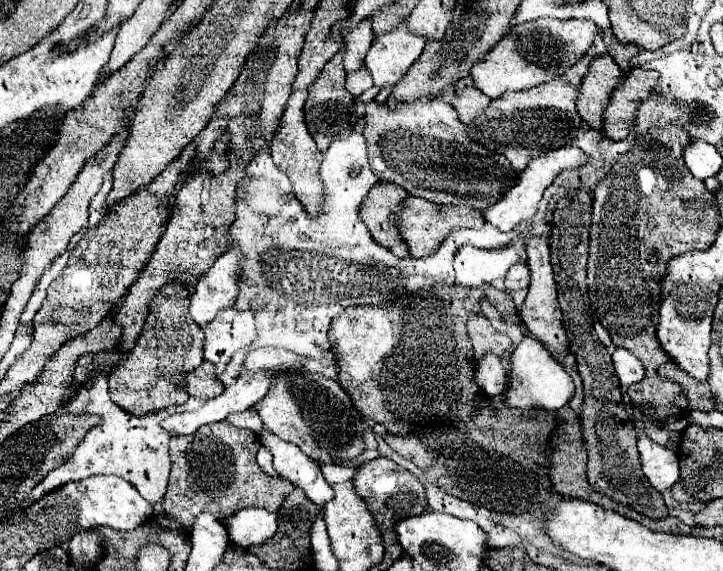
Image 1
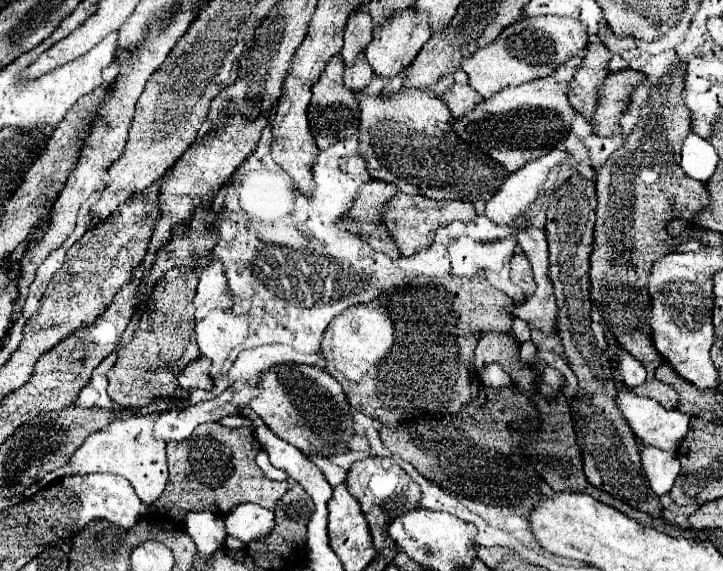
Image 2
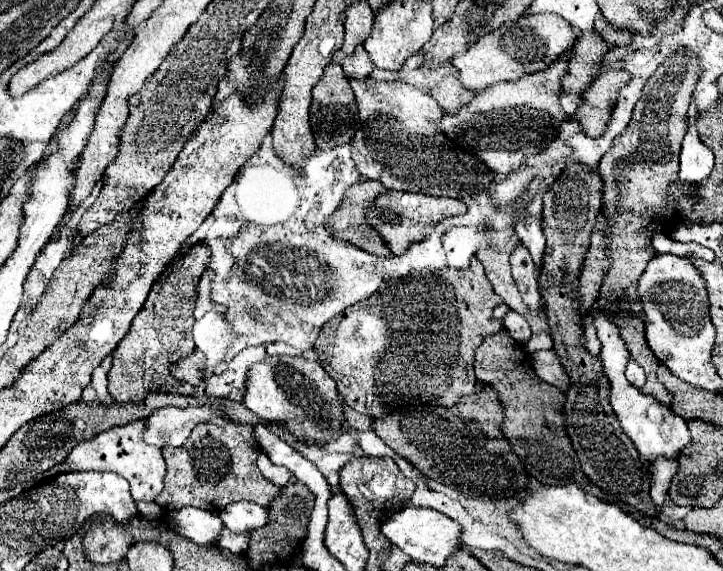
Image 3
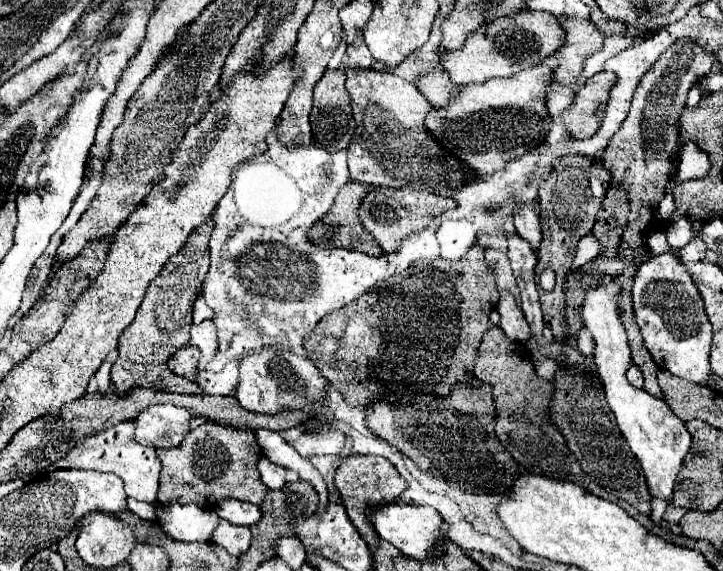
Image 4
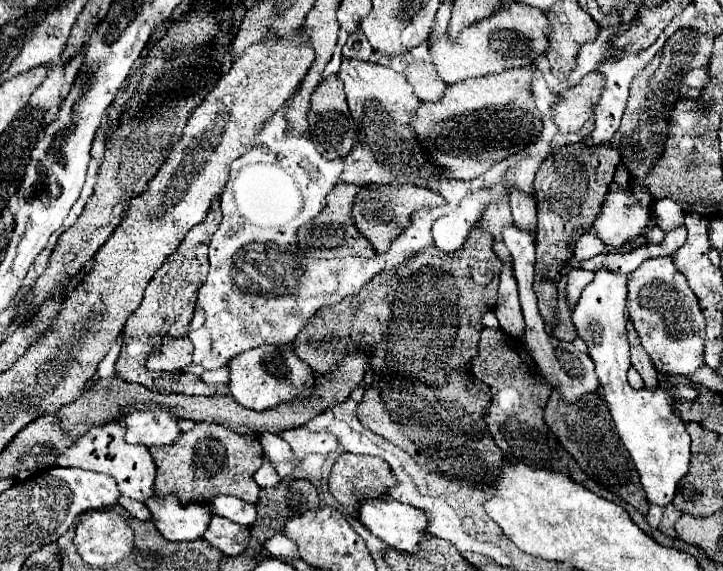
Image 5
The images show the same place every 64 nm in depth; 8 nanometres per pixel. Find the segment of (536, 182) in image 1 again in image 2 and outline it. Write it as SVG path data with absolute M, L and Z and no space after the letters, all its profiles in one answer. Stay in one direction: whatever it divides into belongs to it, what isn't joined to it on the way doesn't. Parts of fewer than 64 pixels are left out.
M552 150L510 174L486 204L486 216L490 216L496 224L512 224L526 212L526 206L534 204L550 168L564 160L568 160L566 152Z

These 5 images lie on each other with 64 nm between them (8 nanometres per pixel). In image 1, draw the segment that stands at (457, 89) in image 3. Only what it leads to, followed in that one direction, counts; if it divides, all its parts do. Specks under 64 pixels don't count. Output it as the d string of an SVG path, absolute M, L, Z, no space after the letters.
M466 86L460 92L456 92L452 106L456 108L458 118L464 120L464 124L468 124L468 120L474 120L474 116L478 116L480 112L484 112L484 108L488 108L488 100L490 98L478 92L478 88Z

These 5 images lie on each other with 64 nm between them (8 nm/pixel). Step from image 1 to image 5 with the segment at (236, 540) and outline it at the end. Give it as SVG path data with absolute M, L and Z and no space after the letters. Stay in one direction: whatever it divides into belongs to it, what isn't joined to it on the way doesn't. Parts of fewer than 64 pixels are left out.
M222 494L214 496L210 500L210 510L212 510L212 514L228 518L228 520L242 524L242 526L252 526L256 520L254 504L248 504L240 498L234 498L234 496L222 496Z

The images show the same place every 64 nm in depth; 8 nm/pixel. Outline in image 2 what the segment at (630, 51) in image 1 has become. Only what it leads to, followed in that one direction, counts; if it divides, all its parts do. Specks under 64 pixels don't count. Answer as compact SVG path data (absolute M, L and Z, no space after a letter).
M604 24L604 26L600 28L598 36L600 36L600 40L602 40L612 52L616 52L616 54L622 54L622 52L626 52L626 50L632 50L632 48L636 46L632 36L616 36L616 34L610 30L608 24Z

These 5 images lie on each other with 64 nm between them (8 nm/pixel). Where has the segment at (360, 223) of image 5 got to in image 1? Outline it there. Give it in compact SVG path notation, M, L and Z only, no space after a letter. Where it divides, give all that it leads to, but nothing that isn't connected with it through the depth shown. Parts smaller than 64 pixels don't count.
M408 196L396 210L396 228L398 228L404 244L408 246L410 256L414 256L414 258L434 254L438 244L446 238L446 234L450 234L450 230L454 230L458 226L470 228L470 226L482 226L482 224L484 224L484 216L480 210L474 210L468 206L440 206L430 200L414 198L414 196Z

